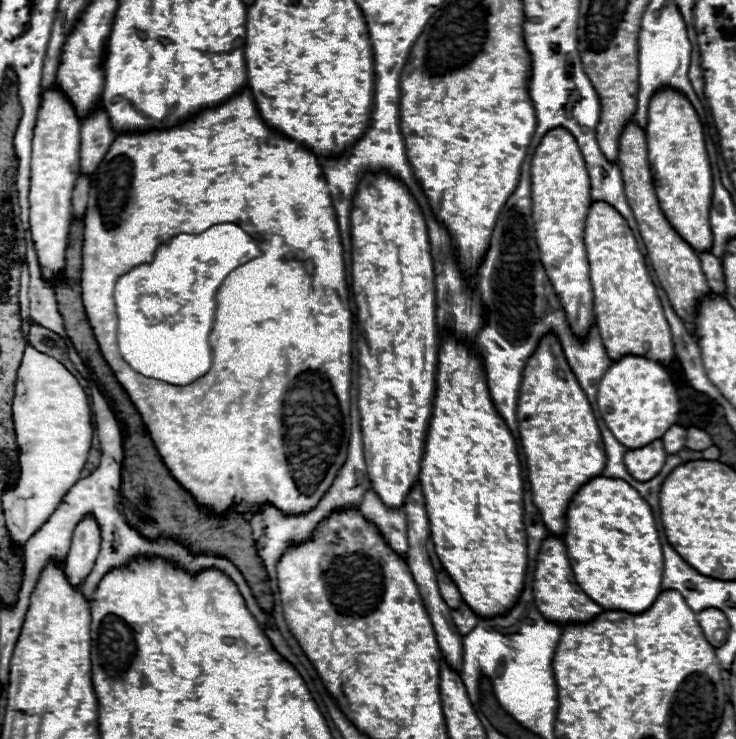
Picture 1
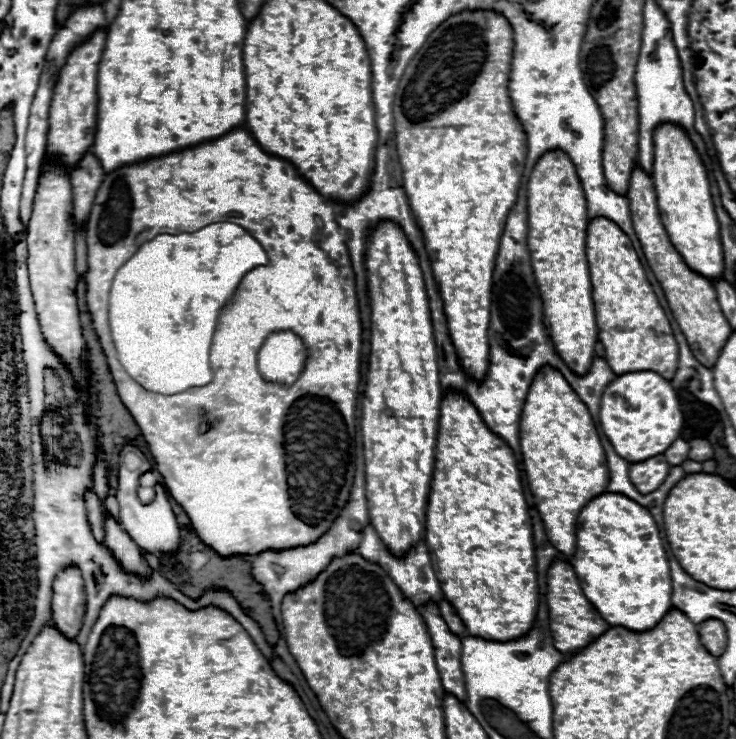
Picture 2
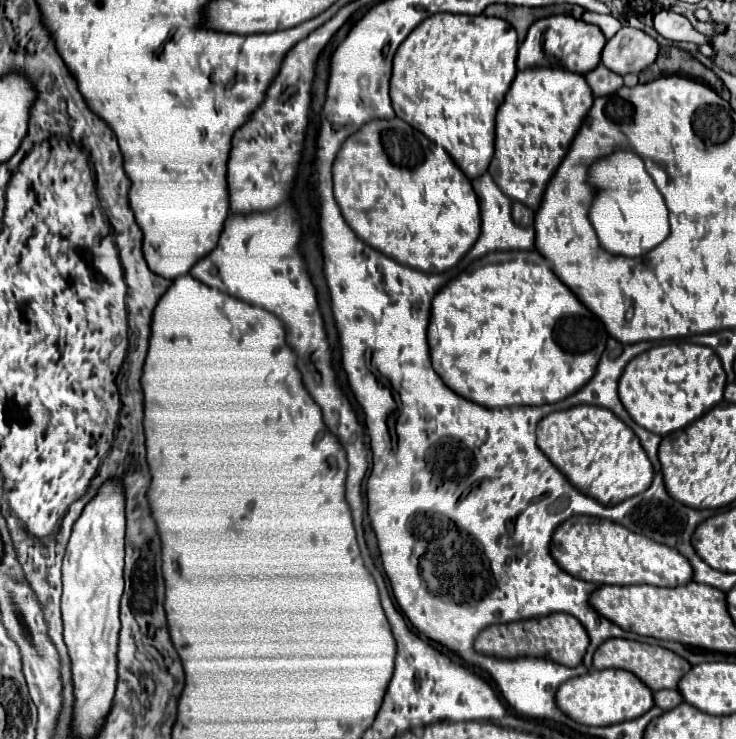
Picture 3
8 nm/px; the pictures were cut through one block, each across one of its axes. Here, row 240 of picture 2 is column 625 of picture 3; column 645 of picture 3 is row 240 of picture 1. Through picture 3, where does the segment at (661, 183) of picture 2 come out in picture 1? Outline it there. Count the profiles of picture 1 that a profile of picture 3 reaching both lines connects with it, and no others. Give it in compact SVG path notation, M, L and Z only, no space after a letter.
M662 90L650 100L648 124L646 124L650 172L654 176L654 190L658 194L660 208L670 226L696 250L712 252L710 230L710 204L712 204L712 172L708 152L704 144L704 132L700 118L692 104L674 90Z

